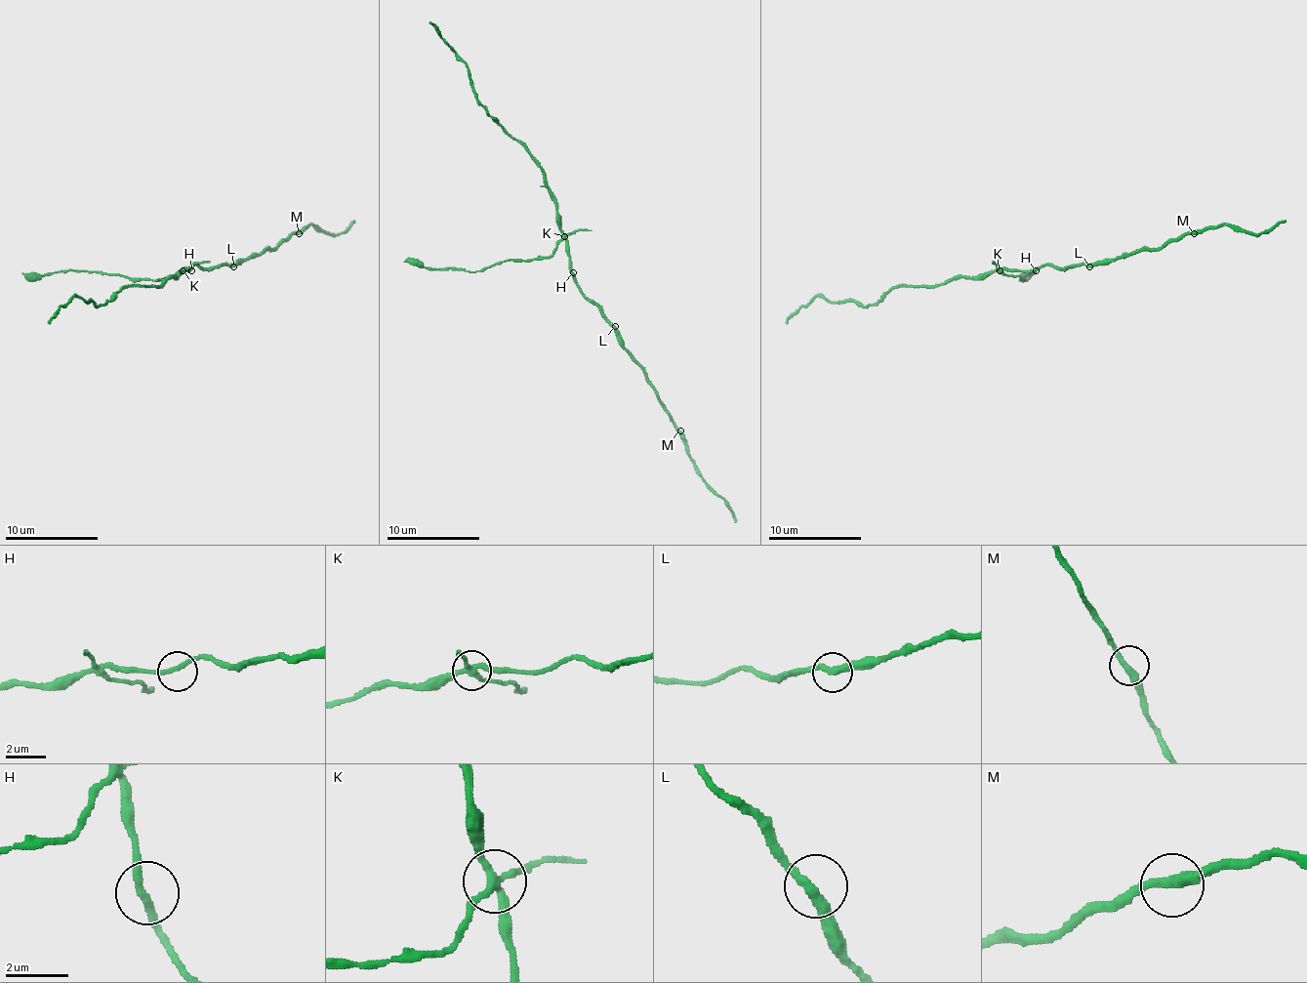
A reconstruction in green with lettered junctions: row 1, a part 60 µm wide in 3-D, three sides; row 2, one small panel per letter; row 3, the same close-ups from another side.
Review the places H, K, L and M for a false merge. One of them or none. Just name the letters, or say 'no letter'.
K

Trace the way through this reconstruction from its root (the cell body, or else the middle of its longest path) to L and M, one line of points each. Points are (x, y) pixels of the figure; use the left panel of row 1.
L: (189, 268), (217, 268), (226, 264), (233, 266)
M: (189, 268), (238, 264), (247, 257), (257, 257), (264, 250), (272, 250), (291, 233), (299, 233)

